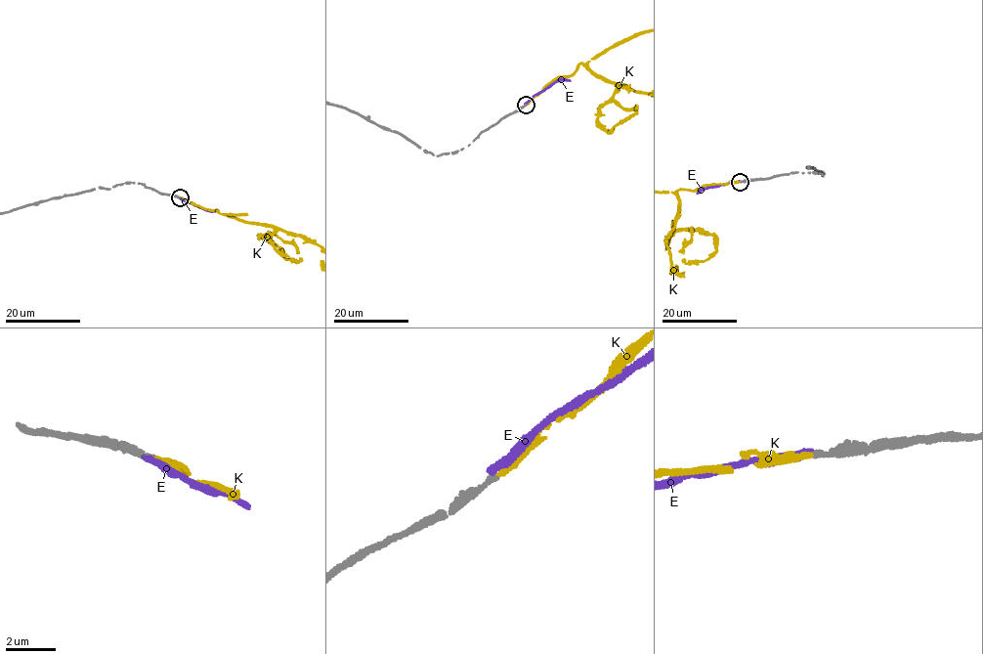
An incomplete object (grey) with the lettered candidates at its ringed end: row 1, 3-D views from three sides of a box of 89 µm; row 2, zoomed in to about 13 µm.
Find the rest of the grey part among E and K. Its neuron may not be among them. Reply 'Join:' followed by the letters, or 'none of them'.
Join: K

